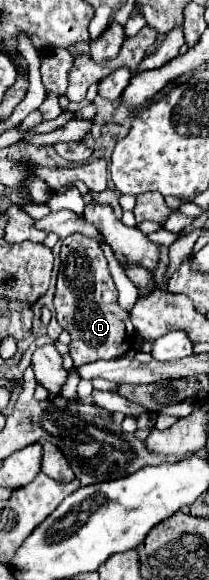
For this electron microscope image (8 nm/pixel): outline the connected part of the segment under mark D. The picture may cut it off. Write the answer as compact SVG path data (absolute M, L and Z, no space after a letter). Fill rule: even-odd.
M80 233L68 235L62 241L60 249L60 273L54 295L54 313L64 331L70 333L70 357L74 365L80 367L84 363L100 361L100 359L116 359L126 355L126 351L134 343L134 327L130 315L118 305L118 291L108 271L106 257L100 245Z

